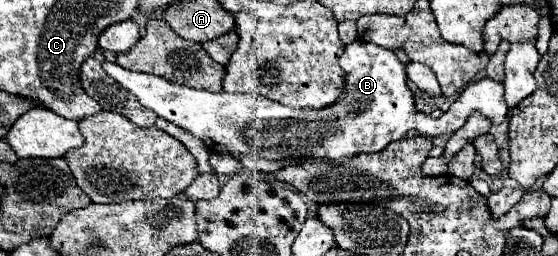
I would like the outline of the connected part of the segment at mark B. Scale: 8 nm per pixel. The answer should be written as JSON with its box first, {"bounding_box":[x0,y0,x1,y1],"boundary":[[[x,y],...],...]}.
{"bounding_box":[103,40,507,160],"boundary":[[[355,40],[345,48],[339,60],[347,74],[345,94],[333,106],[323,110],[313,108],[289,108],[275,104],[257,94],[227,94],[207,92],[169,82],[163,76],[139,74],[125,70],[119,64],[103,62],[103,70],[115,78],[121,86],[137,96],[137,100],[153,110],[159,118],[181,126],[195,138],[203,140],[211,152],[221,154],[259,154],[267,160],[341,160],[365,152],[381,152],[393,140],[405,138],[409,130],[417,130],[423,136],[435,138],[447,132],[457,132],[473,112],[481,112],[501,124],[507,116],[507,104],[503,100],[503,84],[489,76],[469,84],[463,94],[453,102],[449,112],[441,118],[431,118],[415,110],[413,94],[407,88],[405,64],[401,64],[393,50],[379,44]]]}

